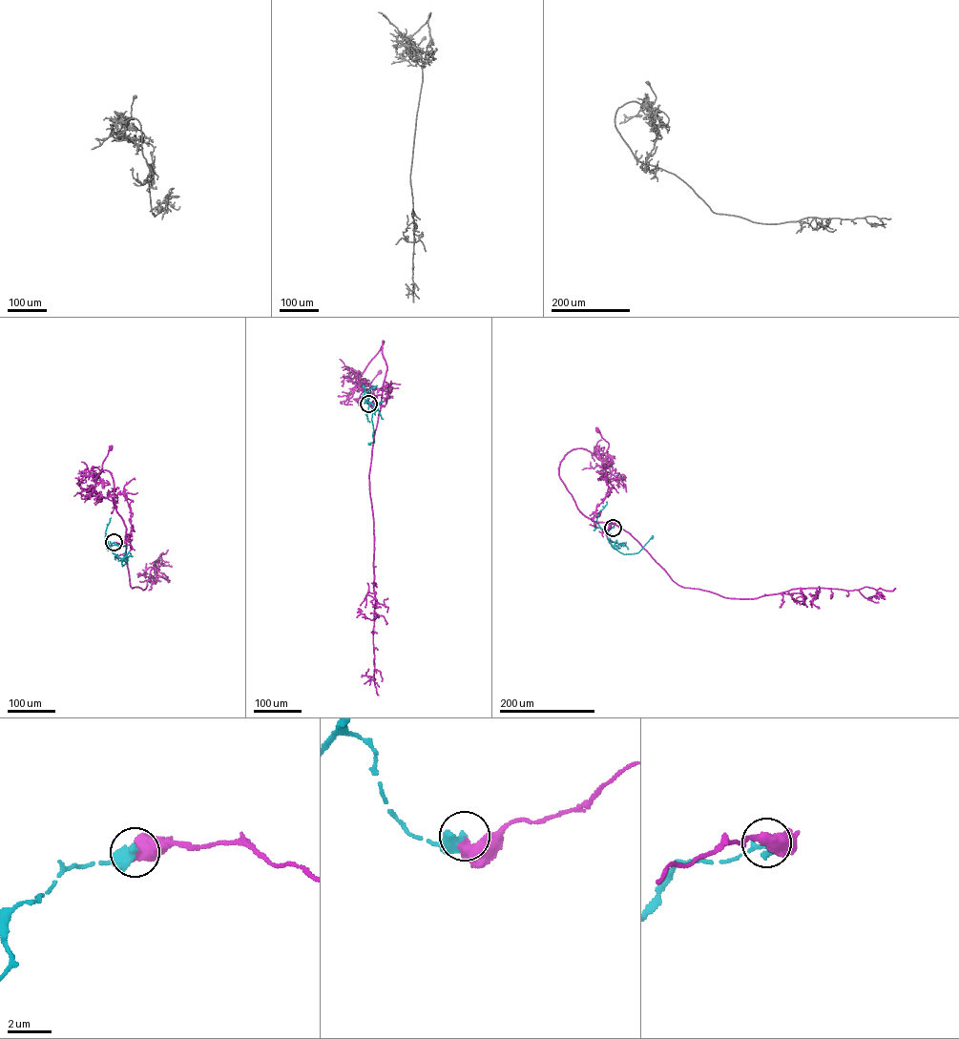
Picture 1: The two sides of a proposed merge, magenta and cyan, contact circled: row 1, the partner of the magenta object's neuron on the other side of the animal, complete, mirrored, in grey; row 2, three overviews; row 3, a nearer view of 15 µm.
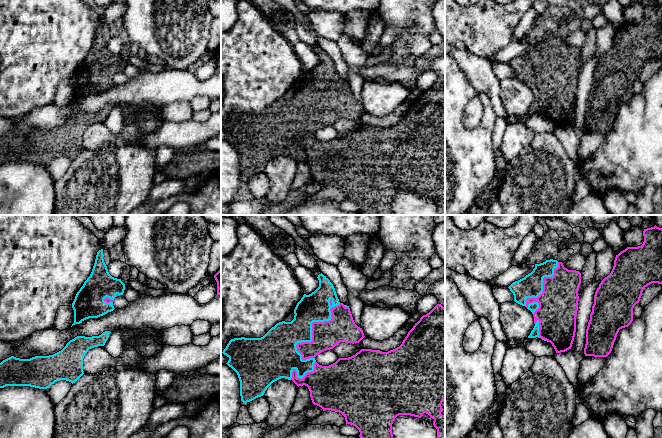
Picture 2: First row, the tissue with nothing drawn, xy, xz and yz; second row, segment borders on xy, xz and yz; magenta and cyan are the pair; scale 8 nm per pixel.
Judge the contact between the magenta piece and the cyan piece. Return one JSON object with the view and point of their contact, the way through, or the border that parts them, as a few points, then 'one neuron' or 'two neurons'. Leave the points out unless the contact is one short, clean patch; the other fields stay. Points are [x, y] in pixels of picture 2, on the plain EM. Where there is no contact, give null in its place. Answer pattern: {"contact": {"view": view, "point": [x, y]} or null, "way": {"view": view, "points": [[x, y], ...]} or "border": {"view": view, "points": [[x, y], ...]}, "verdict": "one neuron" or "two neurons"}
{"contact": {"view": "xz", "point": [312, 104]}, "verdict": "two neurons"}

